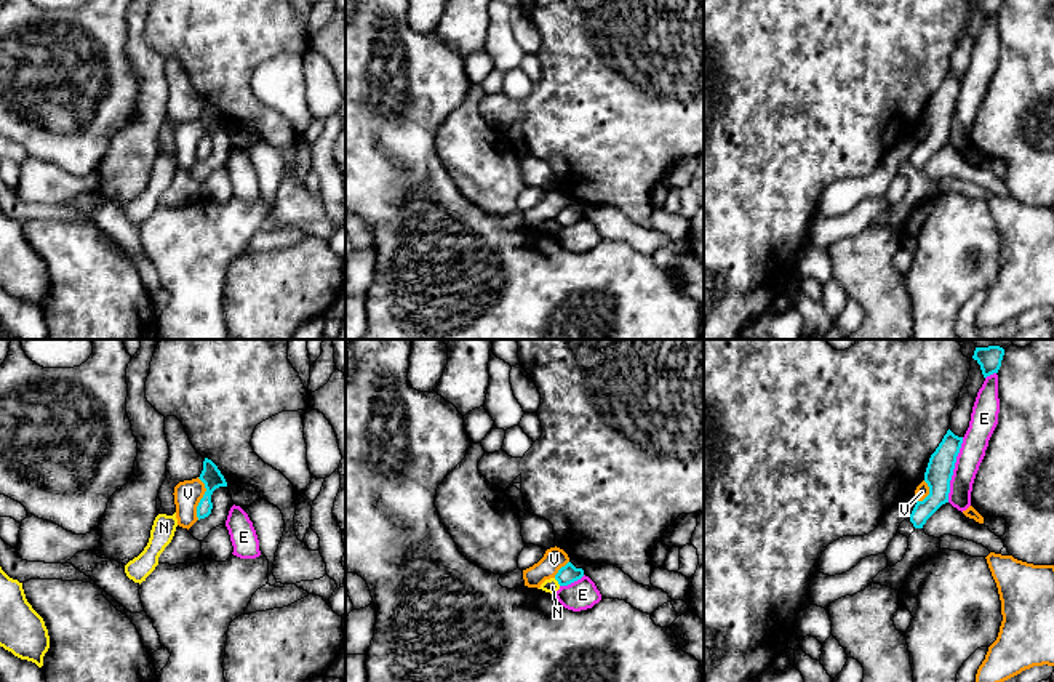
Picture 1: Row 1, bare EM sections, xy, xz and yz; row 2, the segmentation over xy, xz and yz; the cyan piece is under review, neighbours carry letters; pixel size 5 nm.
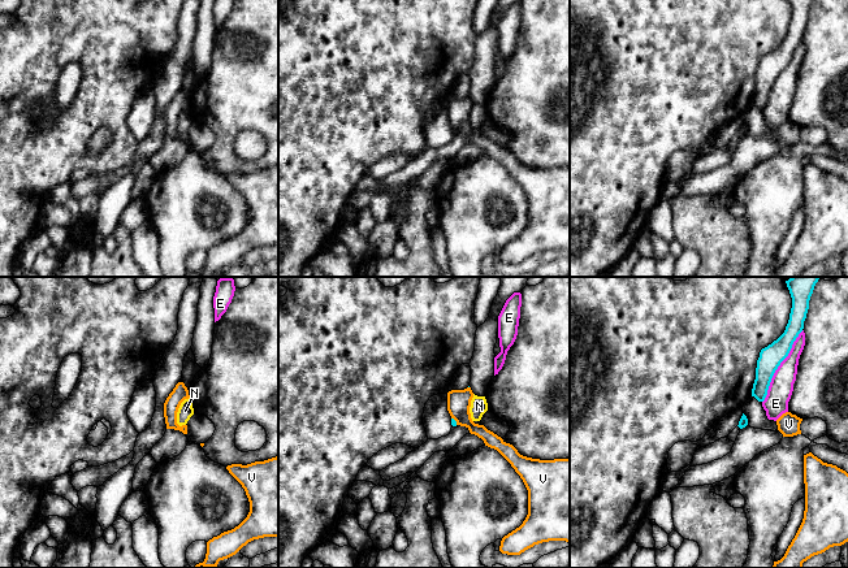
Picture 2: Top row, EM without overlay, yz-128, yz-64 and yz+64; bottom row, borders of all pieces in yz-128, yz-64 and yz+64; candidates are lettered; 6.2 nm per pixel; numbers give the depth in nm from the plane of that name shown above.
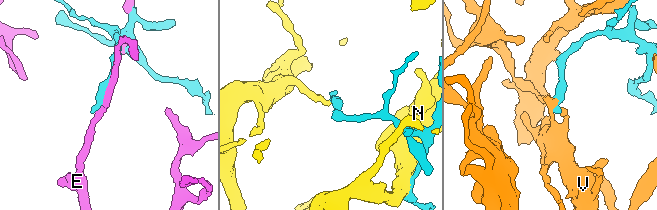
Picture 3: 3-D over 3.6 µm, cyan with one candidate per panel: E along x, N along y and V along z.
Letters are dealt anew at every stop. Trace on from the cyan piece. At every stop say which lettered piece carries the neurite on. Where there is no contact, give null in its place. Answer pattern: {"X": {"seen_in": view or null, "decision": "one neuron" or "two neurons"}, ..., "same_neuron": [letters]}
{"E": {"seen_in": "yz", "decision": "two neurons"}, "N": {"seen_in": "xz", "decision": "two neurons"}, "V": {"seen_in": "xy", "decision": "two neurons"}, "same_neuron": []}

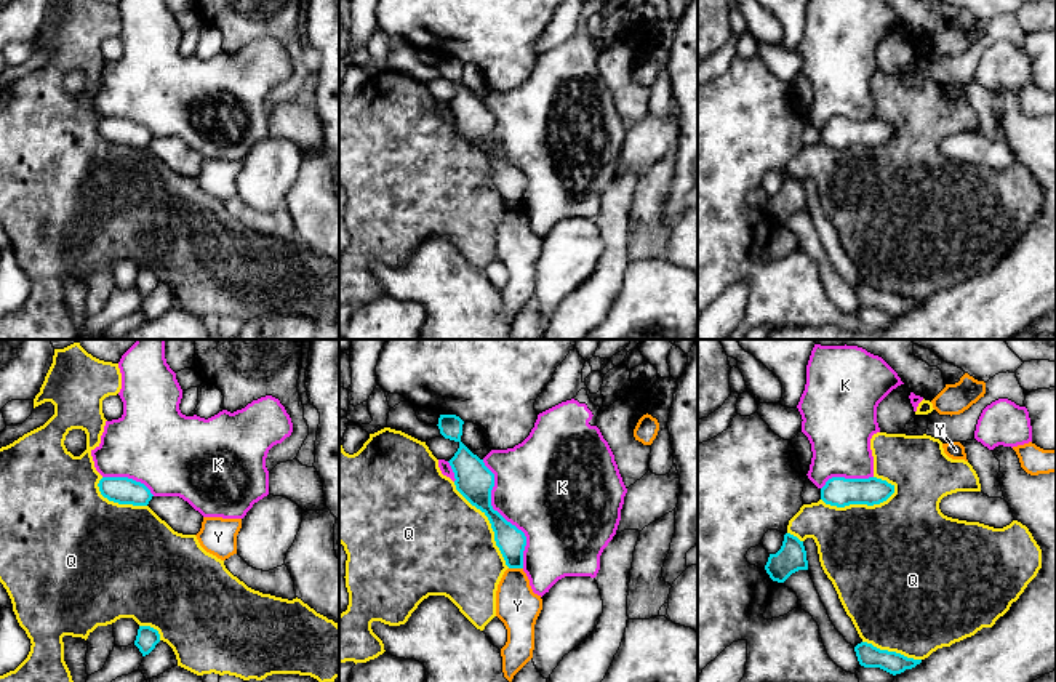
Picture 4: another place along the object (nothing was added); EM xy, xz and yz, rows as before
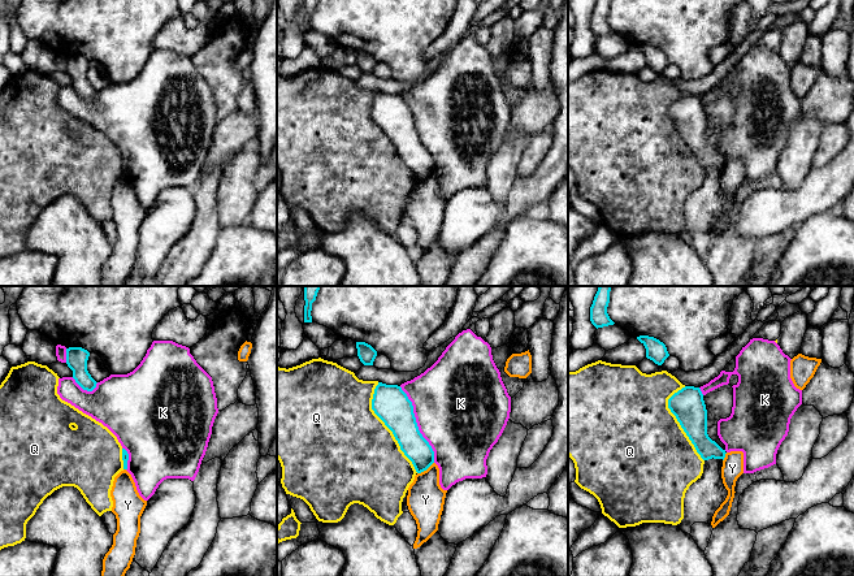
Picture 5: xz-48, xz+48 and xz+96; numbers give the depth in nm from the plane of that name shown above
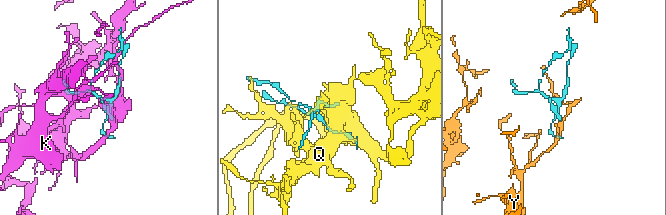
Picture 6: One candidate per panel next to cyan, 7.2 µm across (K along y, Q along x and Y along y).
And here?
{"K": {"seen_in": "xz", "decision": "two neurons"}, "Q": {"seen_in": "yz", "decision": "two neurons"}, "Y": {"seen_in": "xz", "decision": "two neurons"}, "same_neuron": []}

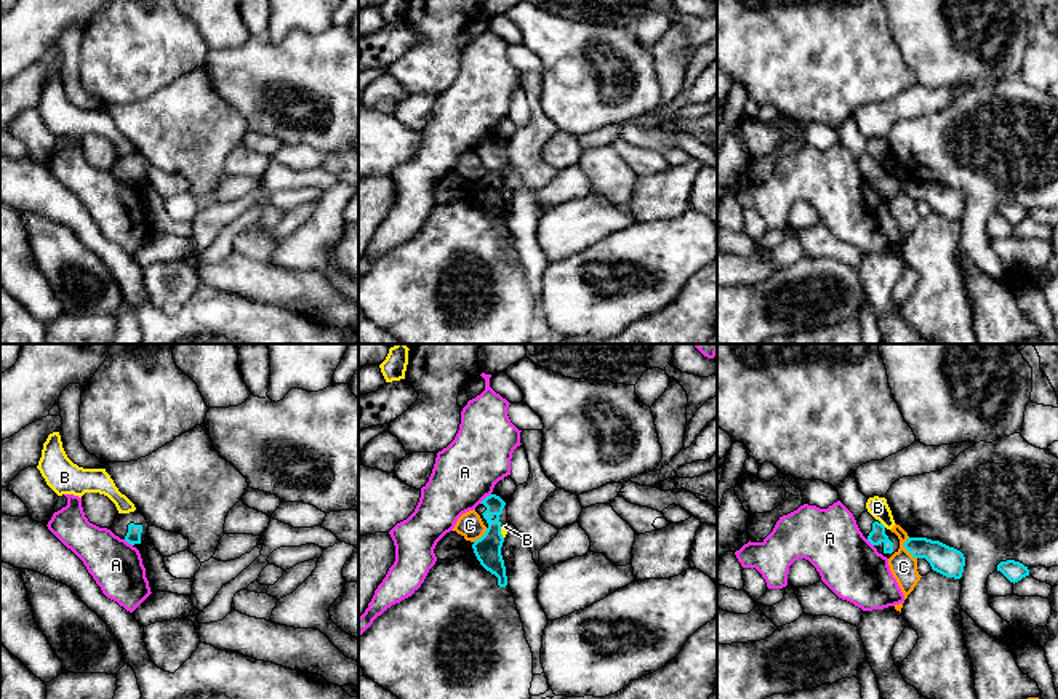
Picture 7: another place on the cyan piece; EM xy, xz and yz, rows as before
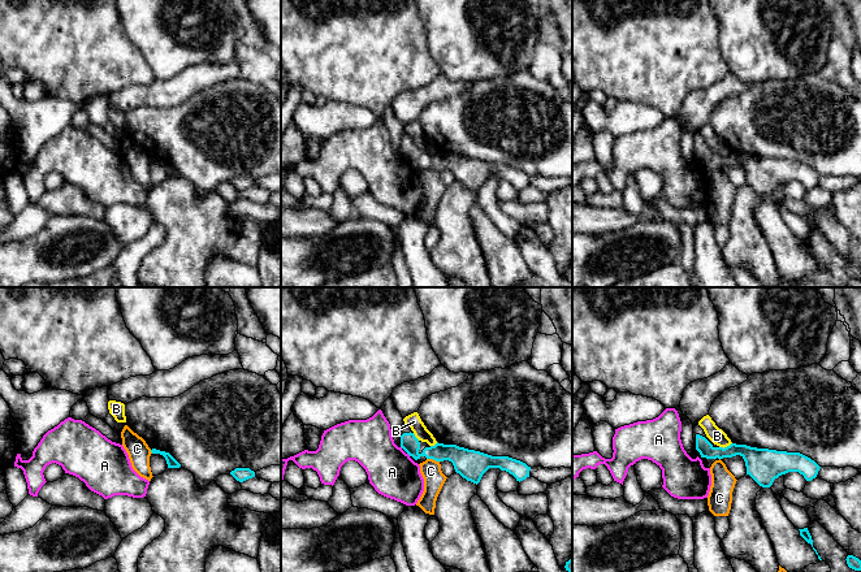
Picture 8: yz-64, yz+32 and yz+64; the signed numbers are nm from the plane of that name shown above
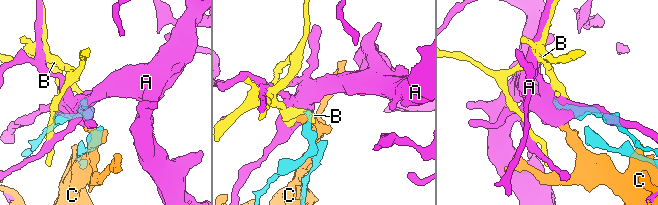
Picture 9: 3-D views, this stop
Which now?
{"A": {"seen_in": "xz", "decision": "two neurons"}, "B": {"seen_in": "yz", "decision": "two neurons"}, "C": {"seen_in": "yz", "decision": "two neurons"}, "same_neuron": []}

